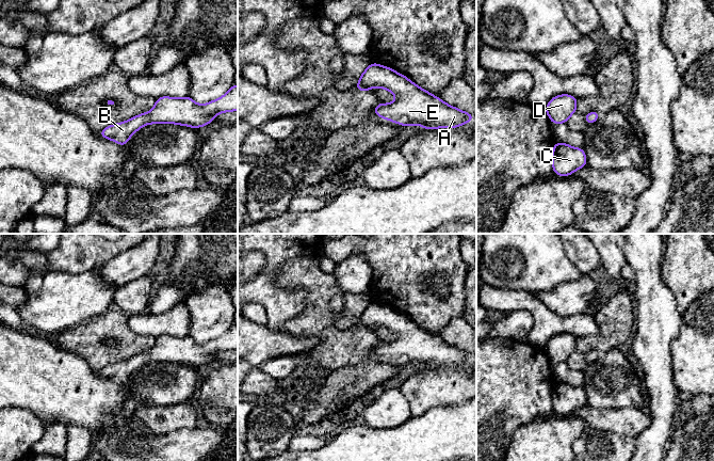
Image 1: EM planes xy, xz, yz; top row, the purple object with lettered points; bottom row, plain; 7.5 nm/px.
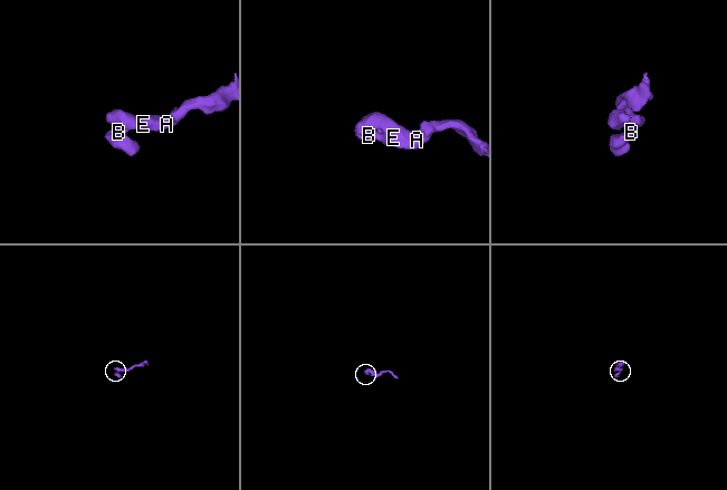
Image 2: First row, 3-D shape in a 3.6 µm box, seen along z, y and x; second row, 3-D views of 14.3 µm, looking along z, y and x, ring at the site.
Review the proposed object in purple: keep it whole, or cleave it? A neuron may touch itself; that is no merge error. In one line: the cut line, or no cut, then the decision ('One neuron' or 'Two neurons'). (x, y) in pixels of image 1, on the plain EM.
No split. One neuron

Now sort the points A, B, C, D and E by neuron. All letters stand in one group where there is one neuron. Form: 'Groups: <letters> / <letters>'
Groups: A B C D E

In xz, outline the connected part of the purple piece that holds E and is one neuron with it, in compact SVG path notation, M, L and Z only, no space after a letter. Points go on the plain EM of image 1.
M377 302L367 306L354 328L370 330L372 327L388 329L396 335L396 339L389 344L377 344L374 352L404 366L420 364L424 368L455 367L475 357L472 353L445 343L406 315Z

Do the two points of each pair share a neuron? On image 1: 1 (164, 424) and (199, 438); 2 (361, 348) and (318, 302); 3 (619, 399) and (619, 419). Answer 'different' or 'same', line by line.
1: different
2: same
3: different

